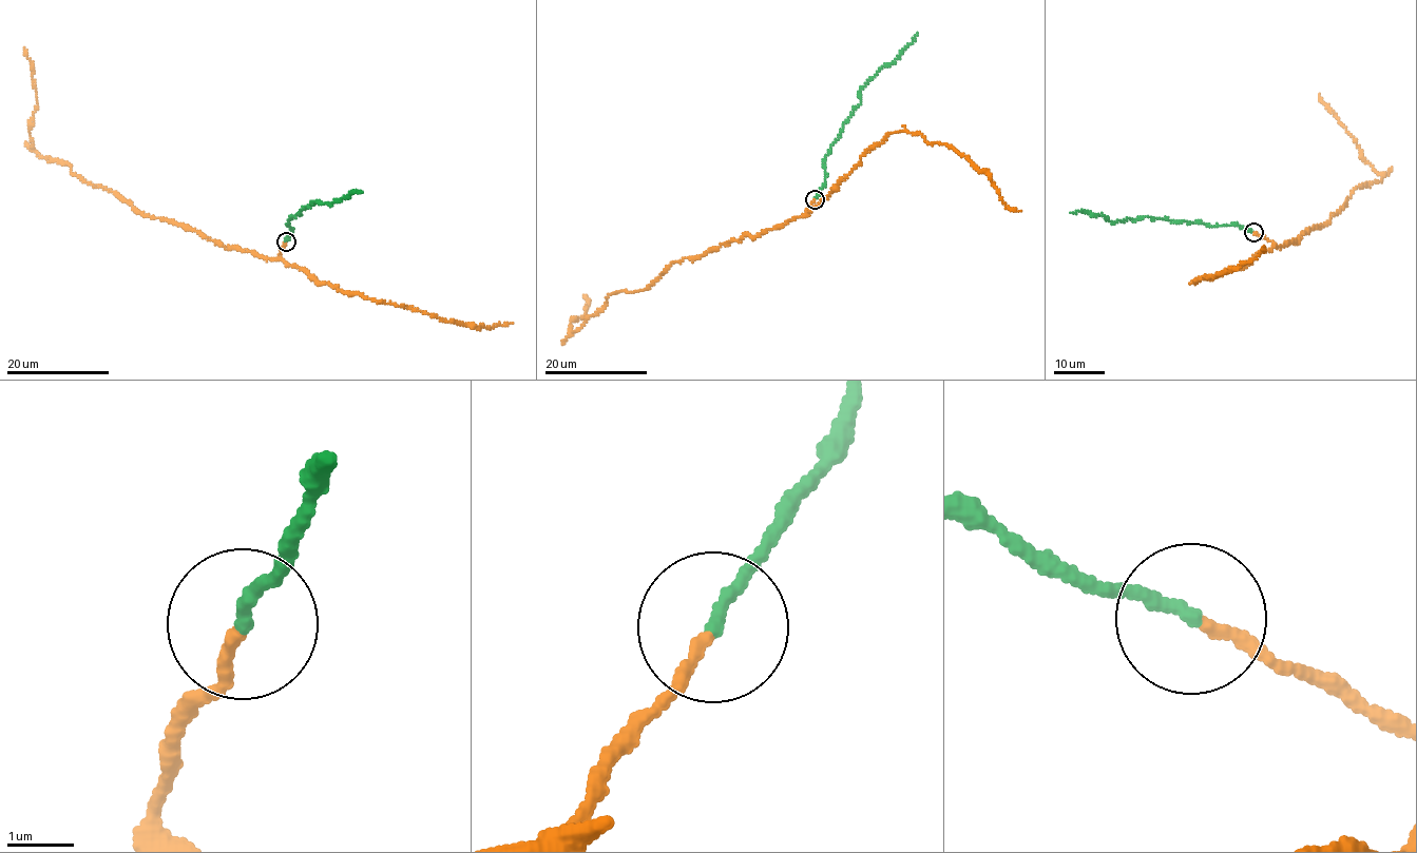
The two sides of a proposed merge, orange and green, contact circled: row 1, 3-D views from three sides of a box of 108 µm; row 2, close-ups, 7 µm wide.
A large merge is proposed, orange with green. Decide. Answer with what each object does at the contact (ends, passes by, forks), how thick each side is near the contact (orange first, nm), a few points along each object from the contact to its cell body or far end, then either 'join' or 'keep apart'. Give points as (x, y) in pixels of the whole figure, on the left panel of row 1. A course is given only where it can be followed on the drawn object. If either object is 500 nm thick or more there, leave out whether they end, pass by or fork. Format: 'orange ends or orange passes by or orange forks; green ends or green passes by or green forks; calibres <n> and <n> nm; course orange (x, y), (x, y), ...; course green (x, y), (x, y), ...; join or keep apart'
orange ends; green ends; calibres 170 and 190 nm; course orange (286, 243), (276, 258), (217, 245), (144, 216), (64, 162), (38, 154), (30, 130), (37, 96), (24, 47); course green (286, 241), (291, 230), (288, 220), (313, 204), (312, 201), (329, 205), (361, 192); join

